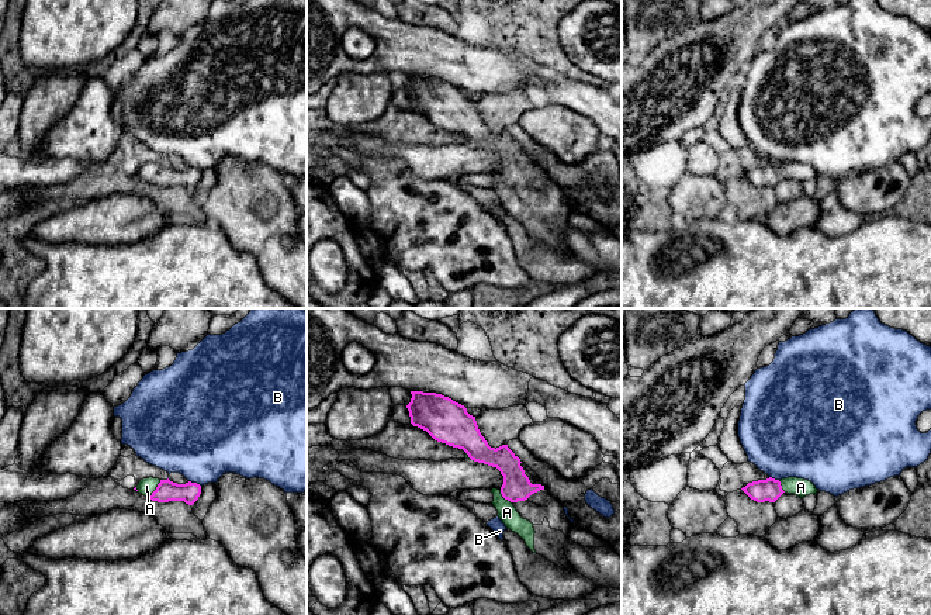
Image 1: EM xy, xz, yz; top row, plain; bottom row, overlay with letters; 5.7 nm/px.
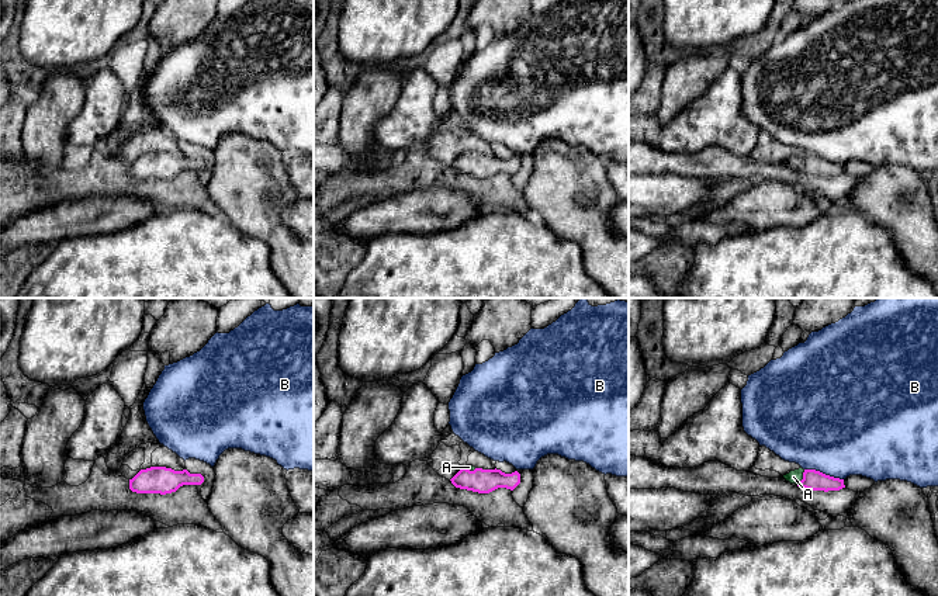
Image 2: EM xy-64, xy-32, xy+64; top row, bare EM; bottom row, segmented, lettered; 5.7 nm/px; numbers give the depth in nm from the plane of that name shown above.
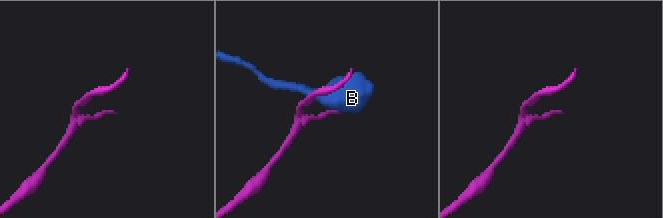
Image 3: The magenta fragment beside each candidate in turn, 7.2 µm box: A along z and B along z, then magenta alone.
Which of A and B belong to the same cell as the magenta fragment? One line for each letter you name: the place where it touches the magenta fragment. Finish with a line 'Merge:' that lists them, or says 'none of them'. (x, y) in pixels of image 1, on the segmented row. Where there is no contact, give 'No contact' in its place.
A: Touches magenta at xy (156, 489)
Merge: A

